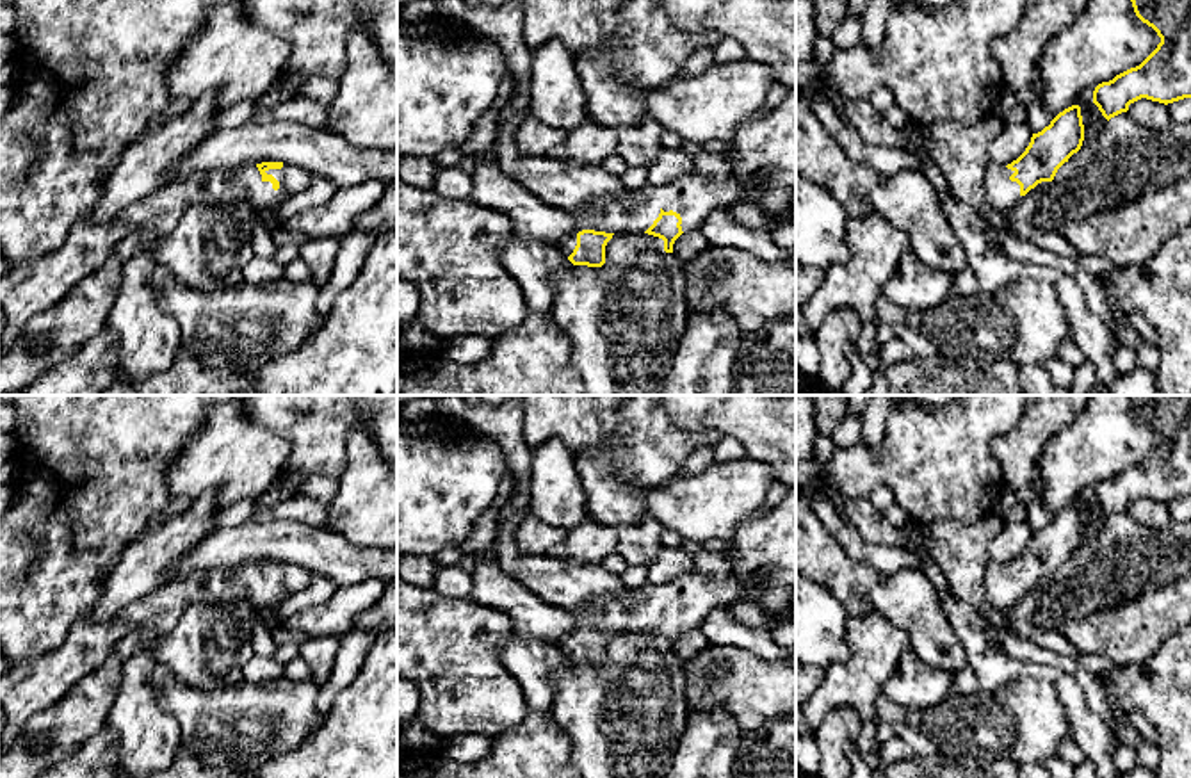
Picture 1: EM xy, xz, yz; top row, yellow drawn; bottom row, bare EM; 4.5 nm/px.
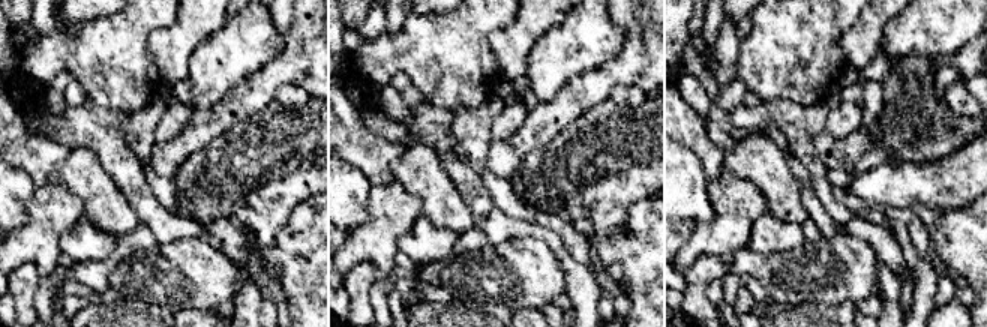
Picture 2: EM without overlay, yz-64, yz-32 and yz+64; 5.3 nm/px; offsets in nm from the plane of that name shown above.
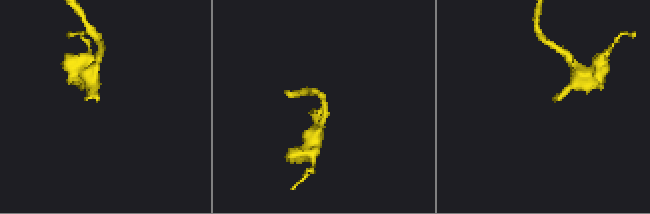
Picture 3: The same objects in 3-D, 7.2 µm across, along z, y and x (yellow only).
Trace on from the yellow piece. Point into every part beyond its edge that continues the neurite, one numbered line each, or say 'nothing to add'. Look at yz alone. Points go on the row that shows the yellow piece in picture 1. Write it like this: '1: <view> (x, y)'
1: yz (1003, 193)

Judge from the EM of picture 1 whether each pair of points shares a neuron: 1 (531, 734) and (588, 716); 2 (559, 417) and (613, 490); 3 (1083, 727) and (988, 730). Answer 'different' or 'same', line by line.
1: different
2: different
3: different

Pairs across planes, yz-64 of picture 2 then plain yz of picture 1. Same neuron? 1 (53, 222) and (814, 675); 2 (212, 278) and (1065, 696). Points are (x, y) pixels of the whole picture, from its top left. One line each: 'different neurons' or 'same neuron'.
1: different neurons
2: different neurons

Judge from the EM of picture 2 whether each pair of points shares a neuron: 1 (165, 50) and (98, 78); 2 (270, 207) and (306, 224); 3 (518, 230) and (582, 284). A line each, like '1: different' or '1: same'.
1: different
2: different
3: same

